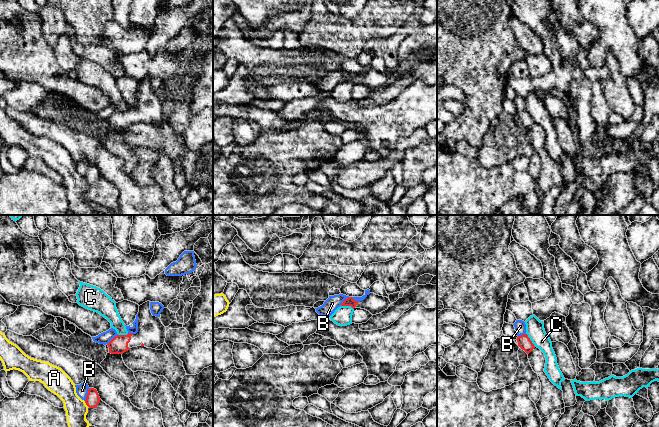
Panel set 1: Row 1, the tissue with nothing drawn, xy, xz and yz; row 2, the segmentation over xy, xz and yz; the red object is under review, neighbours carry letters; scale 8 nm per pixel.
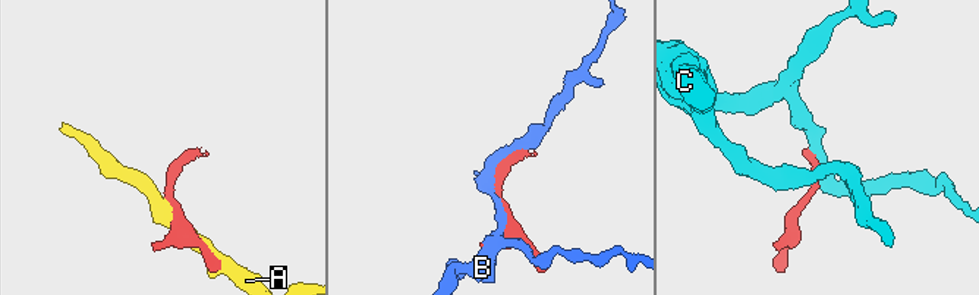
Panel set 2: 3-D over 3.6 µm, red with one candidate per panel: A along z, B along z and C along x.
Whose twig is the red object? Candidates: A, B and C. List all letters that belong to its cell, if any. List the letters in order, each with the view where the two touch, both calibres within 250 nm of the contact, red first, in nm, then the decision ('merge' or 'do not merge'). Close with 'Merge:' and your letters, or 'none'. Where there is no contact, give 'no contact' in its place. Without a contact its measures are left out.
A: contact in xy; calibres 110 and 180 nm; do not merge
B: contact in xy; calibres 110 and 100 nm; do not merge
C: contact in yz; calibres 110 and 150 nm; do not merge
Merge: none

